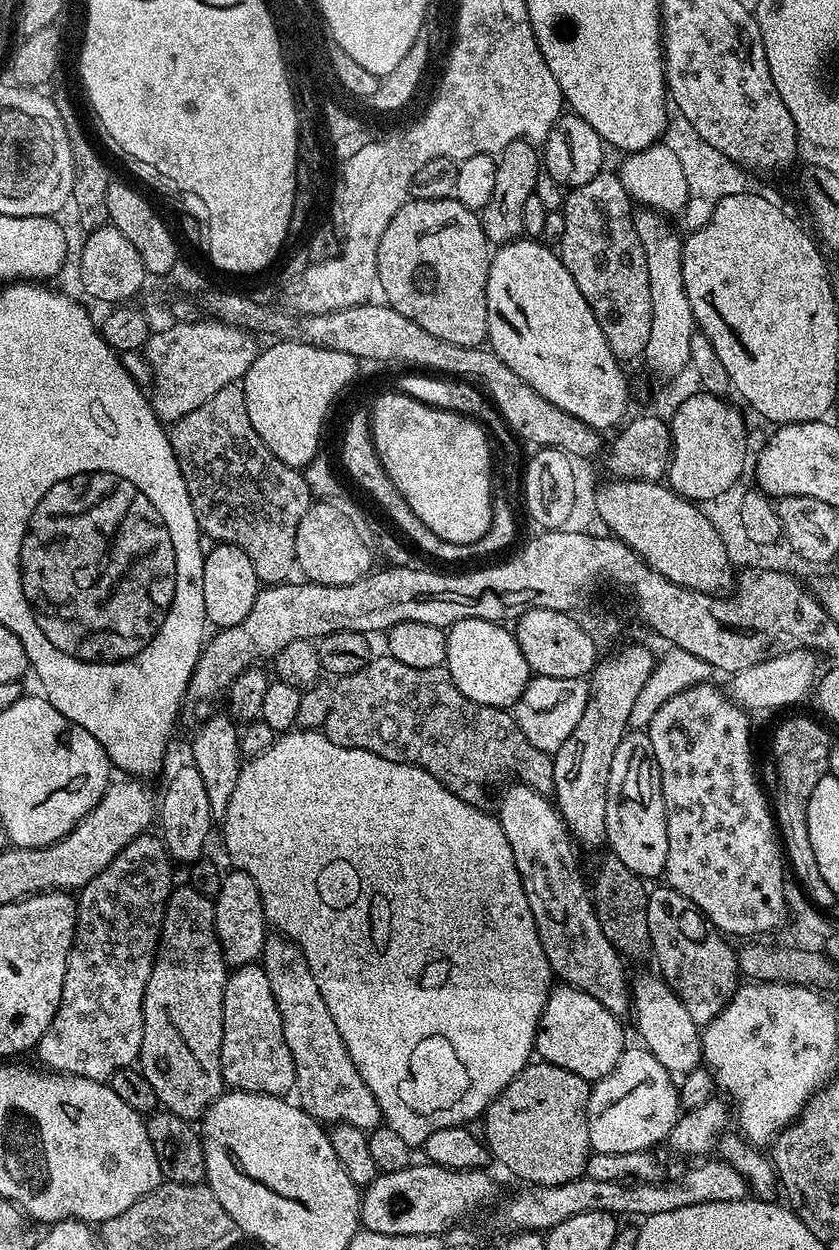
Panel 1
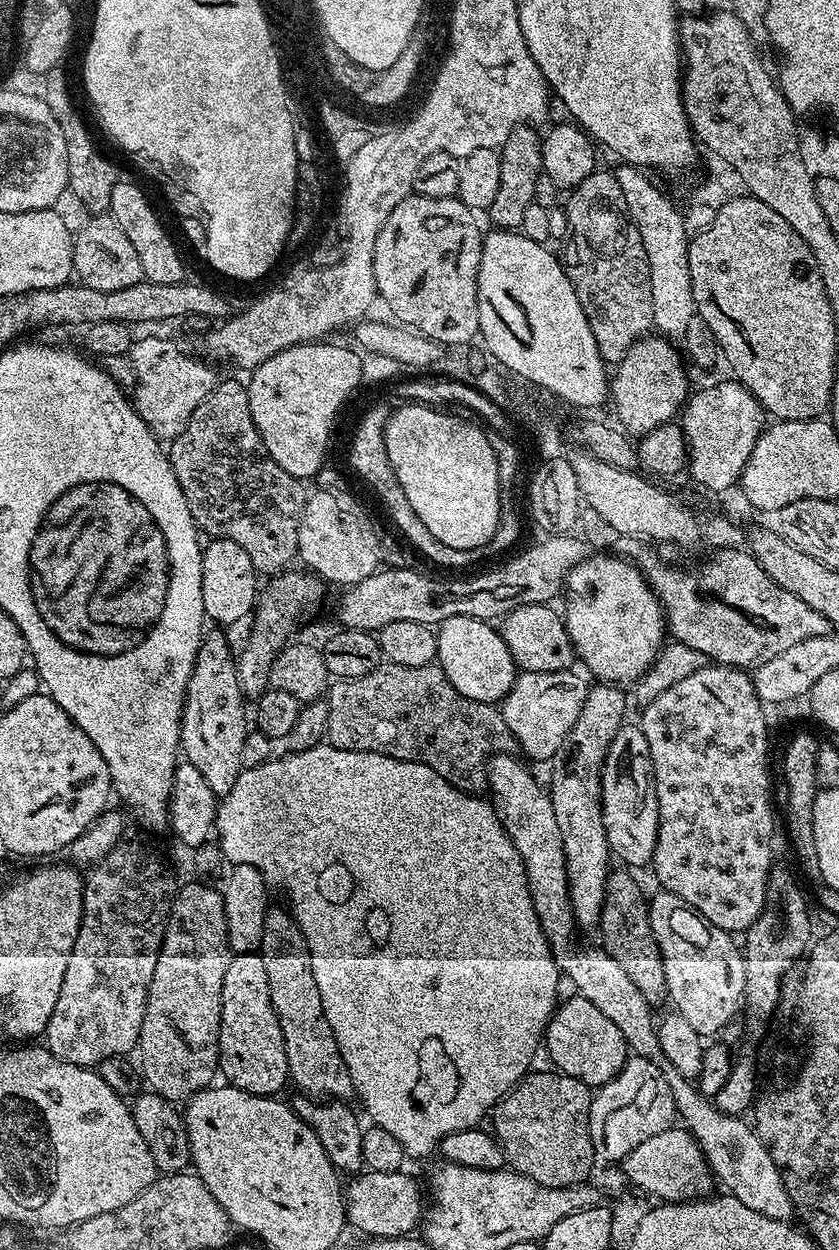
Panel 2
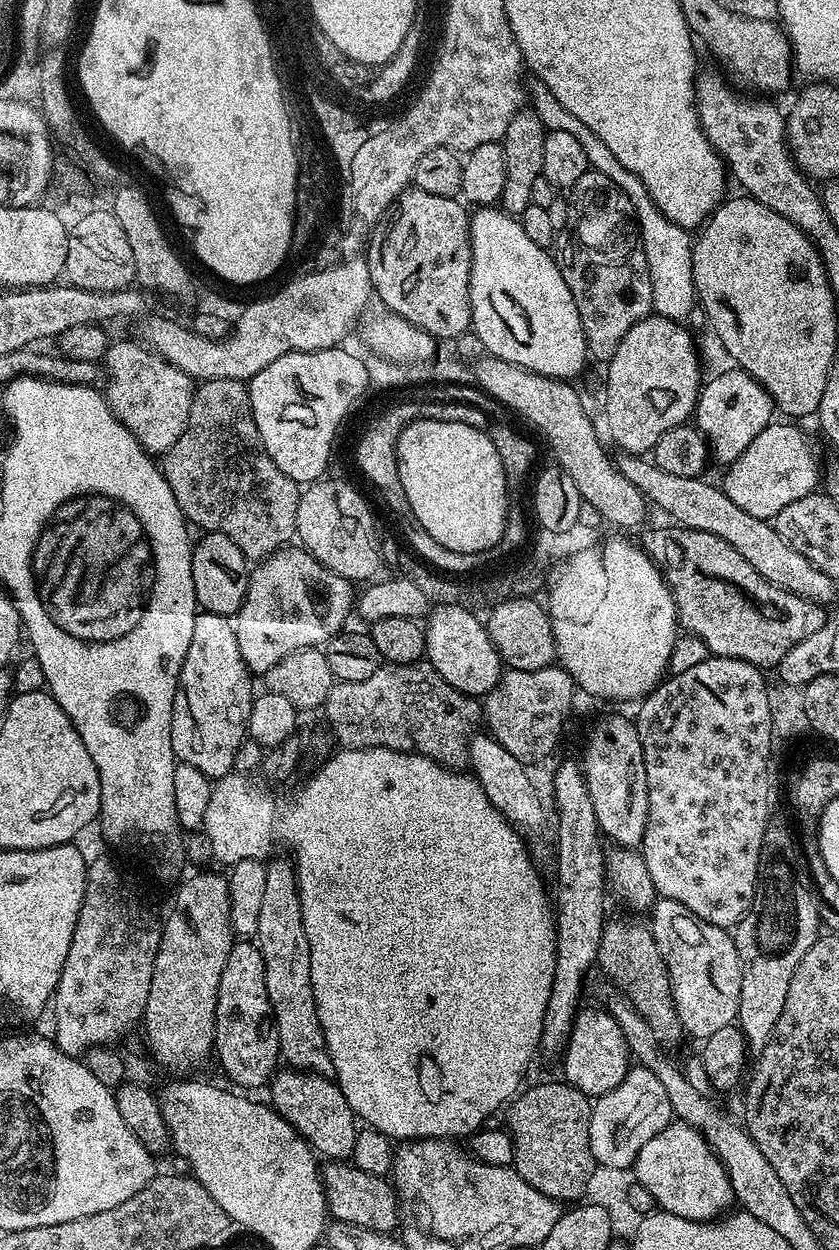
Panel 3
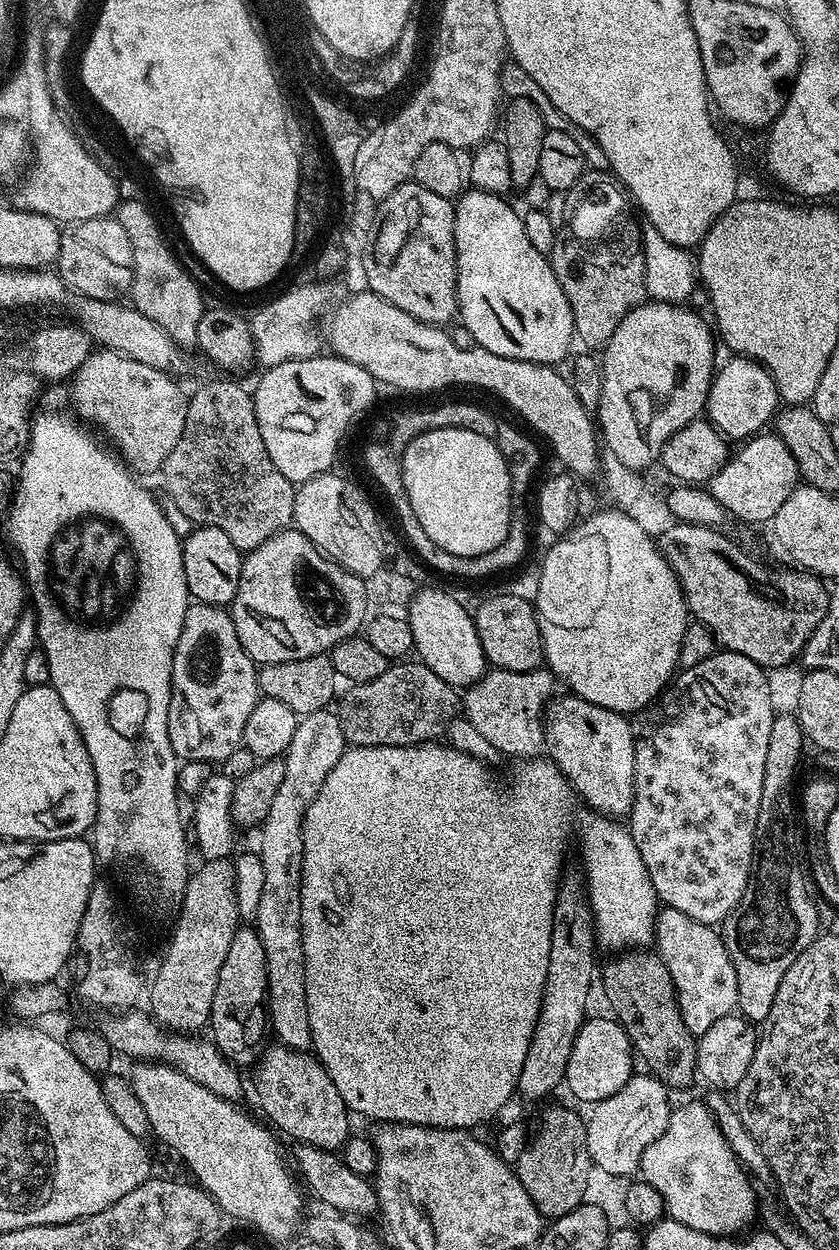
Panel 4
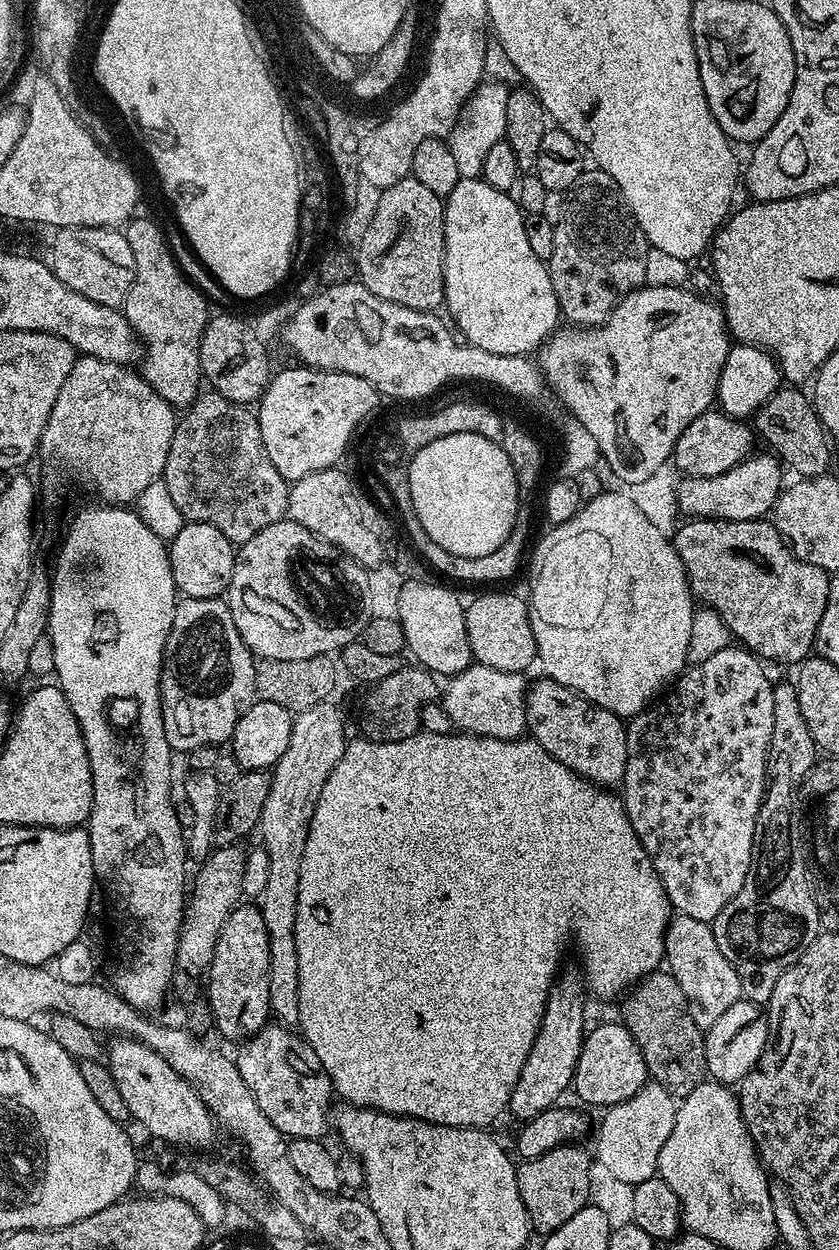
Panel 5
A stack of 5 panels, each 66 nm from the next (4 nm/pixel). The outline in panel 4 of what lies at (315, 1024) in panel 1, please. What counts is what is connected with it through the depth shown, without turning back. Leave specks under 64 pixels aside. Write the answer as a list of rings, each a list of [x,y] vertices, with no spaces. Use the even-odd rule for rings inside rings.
[[[323,708],[314,714],[306,714],[299,717],[294,730],[294,738],[290,738],[290,746],[284,753],[282,759],[286,766],[286,774],[282,778],[282,786],[278,786],[278,794],[274,794],[274,802],[270,802],[270,810],[264,823],[259,825],[260,832],[260,848],[258,854],[262,858],[263,885],[262,895],[258,901],[258,910],[254,917],[254,927],[258,938],[262,942],[262,950],[266,954],[266,978],[268,979],[268,998],[266,1001],[266,1015],[270,1025],[270,1032],[276,1035],[275,1039],[279,1043],[284,1044],[288,1048],[298,1048],[301,1050],[311,1049],[312,1031],[310,1030],[310,1014],[306,1010],[306,958],[302,950],[302,866],[304,865],[304,815],[306,810],[310,810],[310,802],[314,802],[314,798],[318,794],[318,790],[322,790],[322,782],[326,782],[326,774],[330,774],[330,770],[334,770],[334,766],[338,766],[338,758],[342,758],[342,754],[346,751],[346,741],[342,734],[342,726],[340,725],[340,717],[335,711]]]

